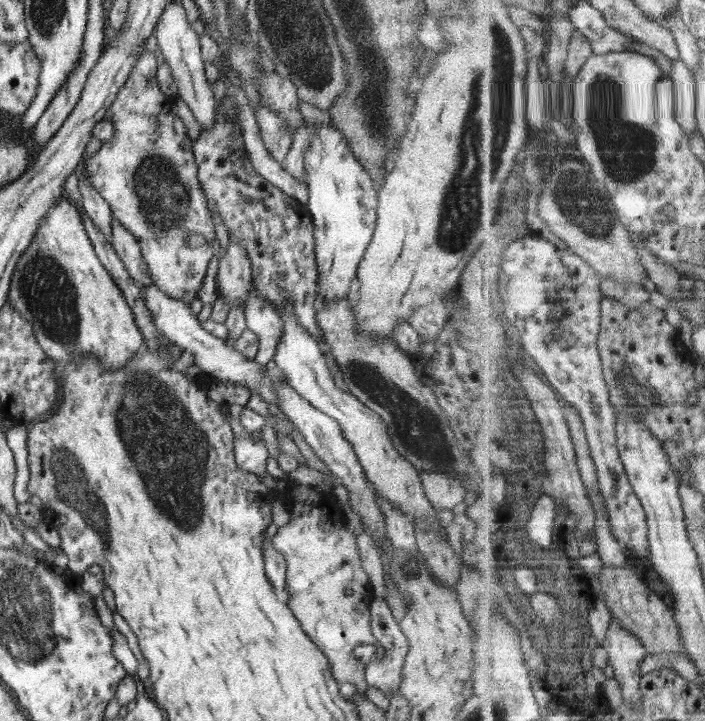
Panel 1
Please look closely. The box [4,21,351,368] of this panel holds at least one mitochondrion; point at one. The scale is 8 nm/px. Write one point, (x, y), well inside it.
(46, 291)

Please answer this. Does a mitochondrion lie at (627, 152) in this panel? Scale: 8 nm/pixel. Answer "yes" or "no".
yes

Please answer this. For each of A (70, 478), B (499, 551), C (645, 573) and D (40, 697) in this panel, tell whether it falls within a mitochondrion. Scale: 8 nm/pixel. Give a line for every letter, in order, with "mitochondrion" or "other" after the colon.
A: mitochondrion
B: other
C: other
D: other

